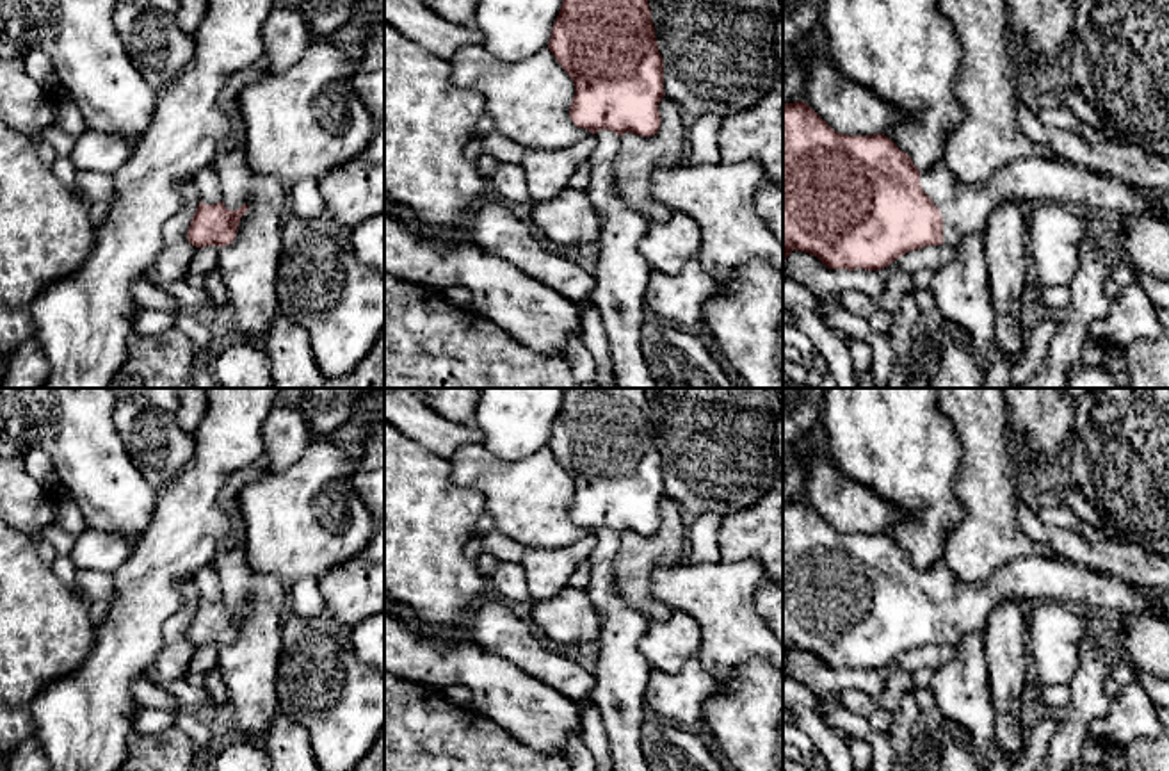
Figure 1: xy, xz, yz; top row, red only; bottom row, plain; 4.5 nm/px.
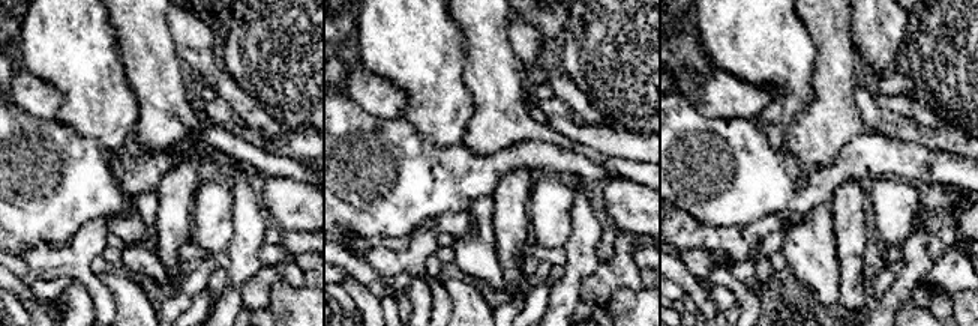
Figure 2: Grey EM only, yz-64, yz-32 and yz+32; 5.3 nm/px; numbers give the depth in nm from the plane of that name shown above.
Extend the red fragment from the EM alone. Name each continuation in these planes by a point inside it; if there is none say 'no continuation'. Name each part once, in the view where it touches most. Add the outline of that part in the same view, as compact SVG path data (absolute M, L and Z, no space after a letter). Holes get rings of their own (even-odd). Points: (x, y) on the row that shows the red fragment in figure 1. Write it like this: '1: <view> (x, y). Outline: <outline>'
1: yz (1034, 180). Outline: M1055 157L1012 160L980 185L961 185L945 167L934 166L920 171L920 185L939 208L943 217L943 244L952 248L959 246L970 233L984 233L989 215L1004 203L1021 203L1028 210L1046 203L1076 205L1094 219L1139 212L1169 221L1169 207L1148 201L1141 187Z

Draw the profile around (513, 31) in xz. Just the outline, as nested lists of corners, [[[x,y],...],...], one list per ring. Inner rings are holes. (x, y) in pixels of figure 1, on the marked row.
[[[479,0],[473,25],[491,55],[518,62],[548,48],[560,5],[562,0]]]

